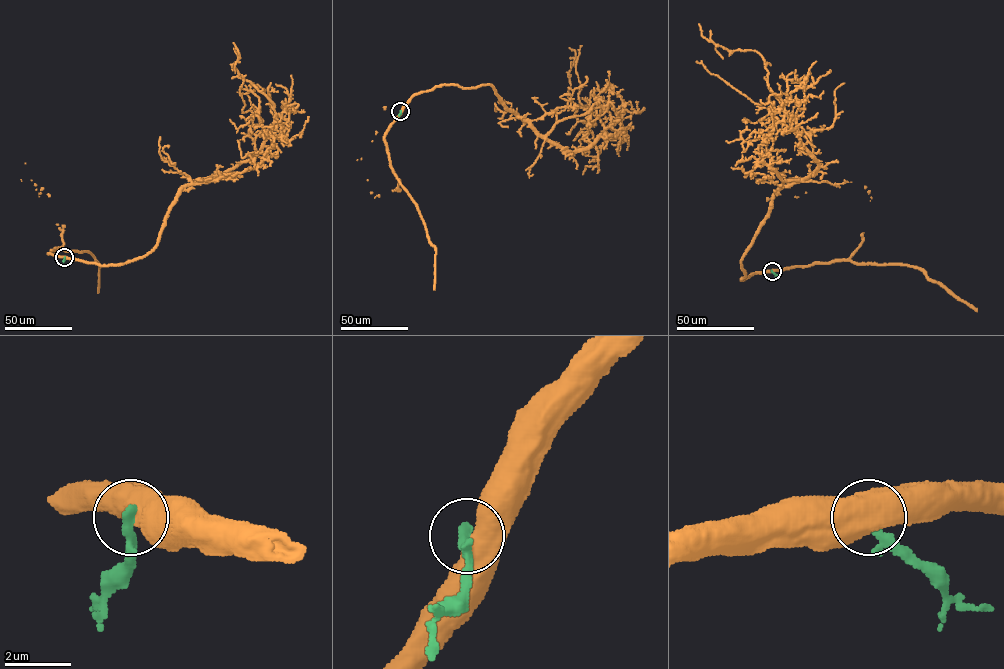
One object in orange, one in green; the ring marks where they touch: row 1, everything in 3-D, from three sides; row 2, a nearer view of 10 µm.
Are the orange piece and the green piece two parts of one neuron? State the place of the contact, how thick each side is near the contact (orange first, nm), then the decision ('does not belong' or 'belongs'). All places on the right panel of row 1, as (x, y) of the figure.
place (772, 271); calibres 850 and 340 nm; does not belong

